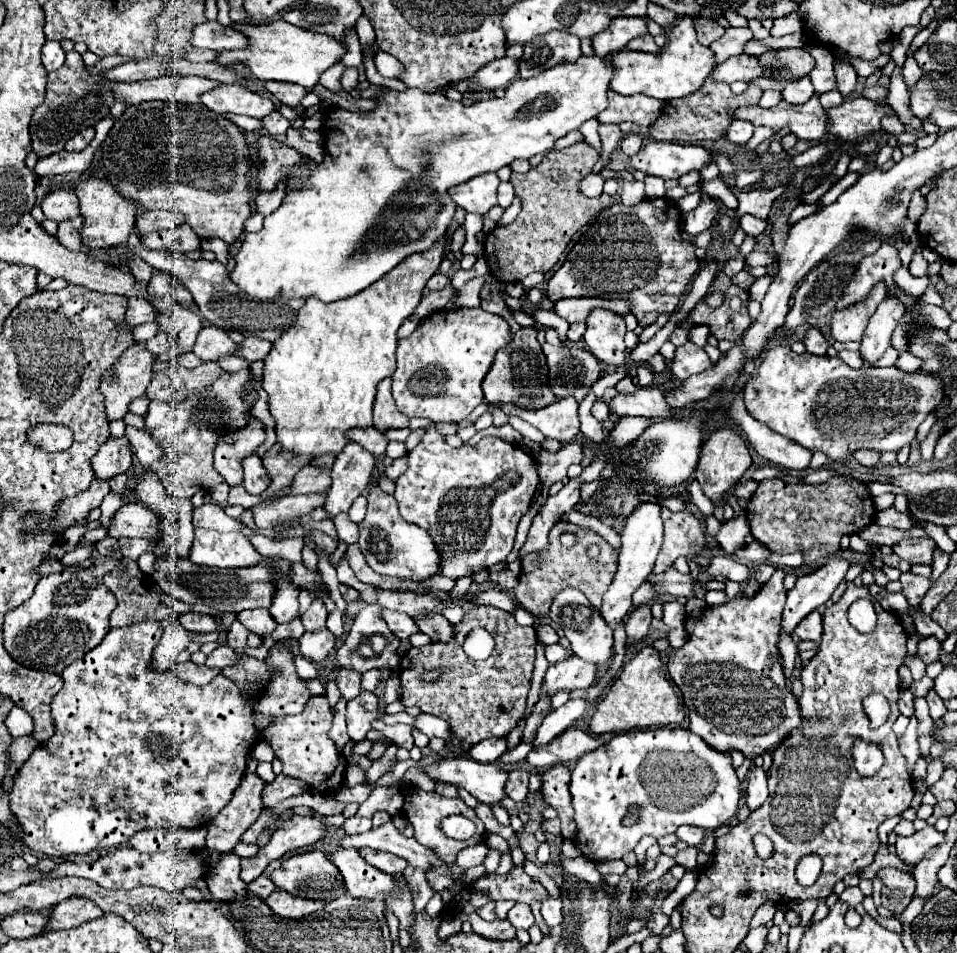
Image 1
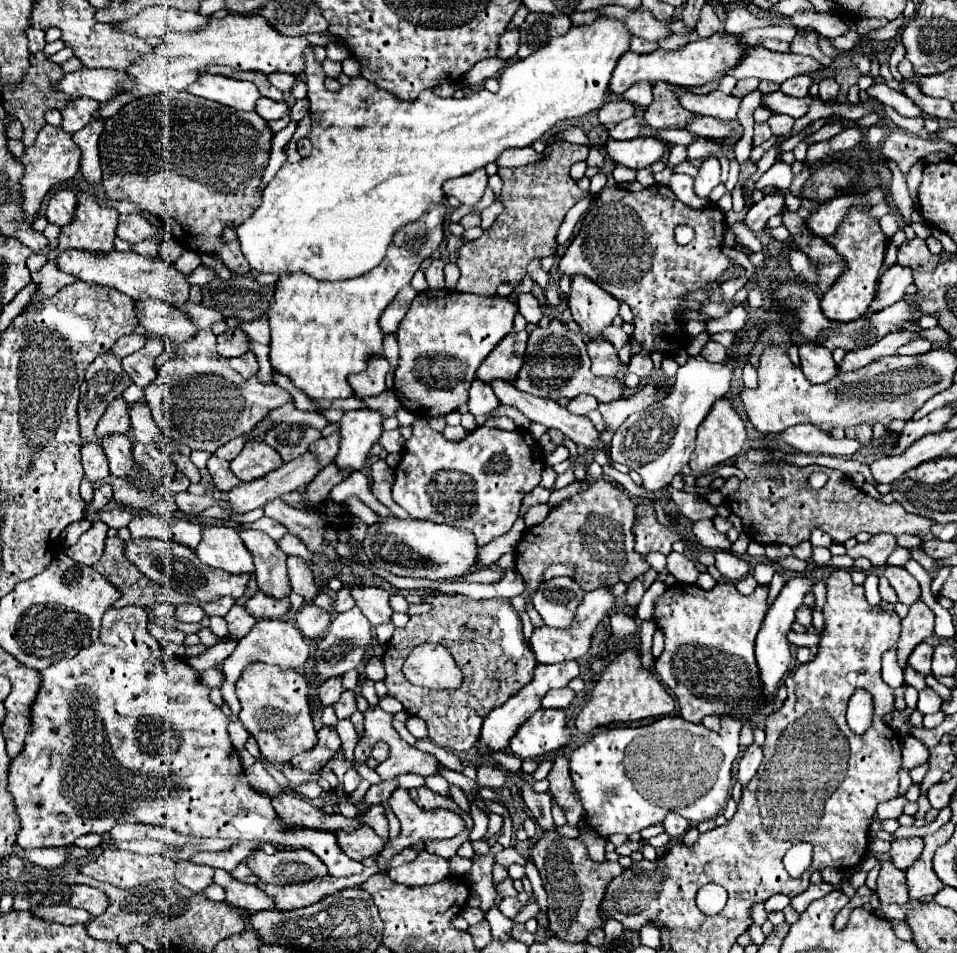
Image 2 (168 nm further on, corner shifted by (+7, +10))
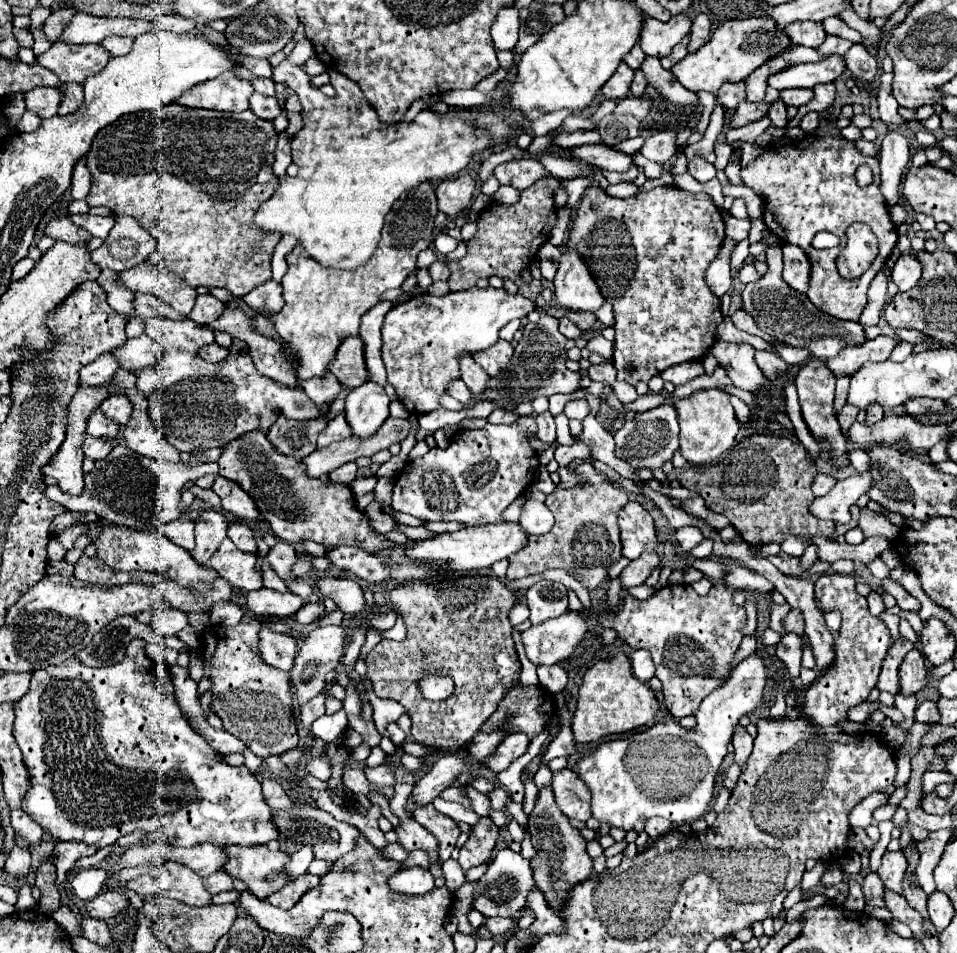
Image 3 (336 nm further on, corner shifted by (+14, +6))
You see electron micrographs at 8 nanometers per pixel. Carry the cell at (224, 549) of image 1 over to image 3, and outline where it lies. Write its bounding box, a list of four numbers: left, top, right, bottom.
[208,538,262,592]

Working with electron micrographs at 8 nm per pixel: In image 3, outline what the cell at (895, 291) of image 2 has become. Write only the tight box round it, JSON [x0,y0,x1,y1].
[892,236,922,292]

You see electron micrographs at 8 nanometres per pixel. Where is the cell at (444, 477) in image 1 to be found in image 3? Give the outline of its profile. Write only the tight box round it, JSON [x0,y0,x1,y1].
[392,416,540,526]

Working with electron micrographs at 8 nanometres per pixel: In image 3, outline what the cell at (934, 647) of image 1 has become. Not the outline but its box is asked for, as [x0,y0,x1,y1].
[900,650,926,694]

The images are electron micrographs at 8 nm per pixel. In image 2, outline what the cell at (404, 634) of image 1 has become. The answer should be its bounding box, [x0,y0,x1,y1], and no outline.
[351,586,391,626]

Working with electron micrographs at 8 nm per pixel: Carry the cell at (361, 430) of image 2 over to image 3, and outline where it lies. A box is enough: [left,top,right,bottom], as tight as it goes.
[346,384,390,440]

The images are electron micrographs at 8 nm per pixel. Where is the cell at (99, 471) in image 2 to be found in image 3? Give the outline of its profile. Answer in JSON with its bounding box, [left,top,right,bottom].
[82,436,116,460]

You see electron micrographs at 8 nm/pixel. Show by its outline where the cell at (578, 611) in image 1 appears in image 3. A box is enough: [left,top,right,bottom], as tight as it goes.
[526,580,568,624]

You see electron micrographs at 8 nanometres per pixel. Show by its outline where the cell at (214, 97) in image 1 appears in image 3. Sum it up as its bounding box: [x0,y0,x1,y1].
[176,72,254,112]

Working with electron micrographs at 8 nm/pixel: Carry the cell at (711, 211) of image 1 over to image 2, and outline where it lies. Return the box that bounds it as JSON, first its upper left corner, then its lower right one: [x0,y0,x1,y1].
[695,156,719,198]

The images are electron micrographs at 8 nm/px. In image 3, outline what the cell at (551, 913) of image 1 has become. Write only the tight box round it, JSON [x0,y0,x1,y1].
[486,916,516,934]

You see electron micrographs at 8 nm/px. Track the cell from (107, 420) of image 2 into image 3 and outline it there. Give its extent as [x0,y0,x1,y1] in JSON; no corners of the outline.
[100,394,132,424]

